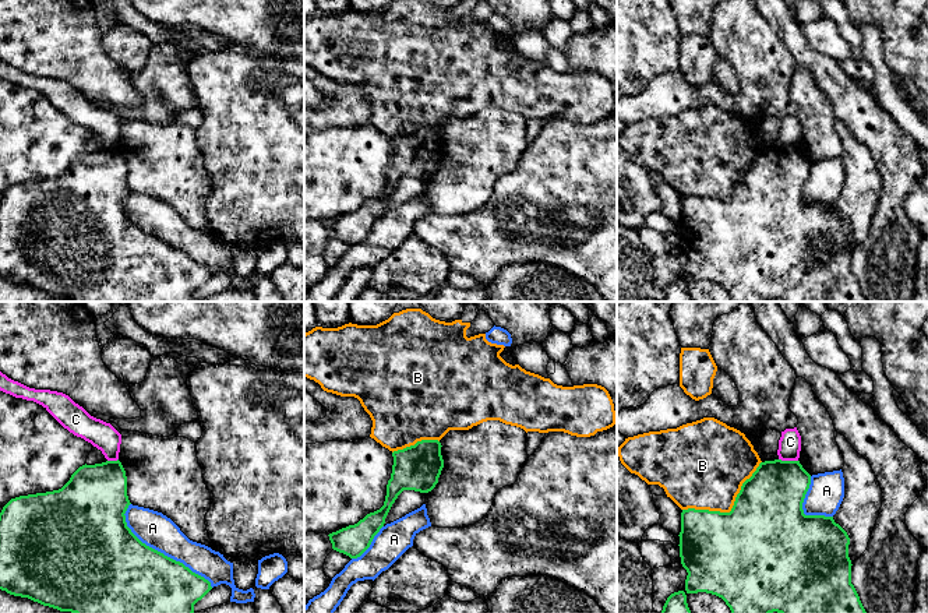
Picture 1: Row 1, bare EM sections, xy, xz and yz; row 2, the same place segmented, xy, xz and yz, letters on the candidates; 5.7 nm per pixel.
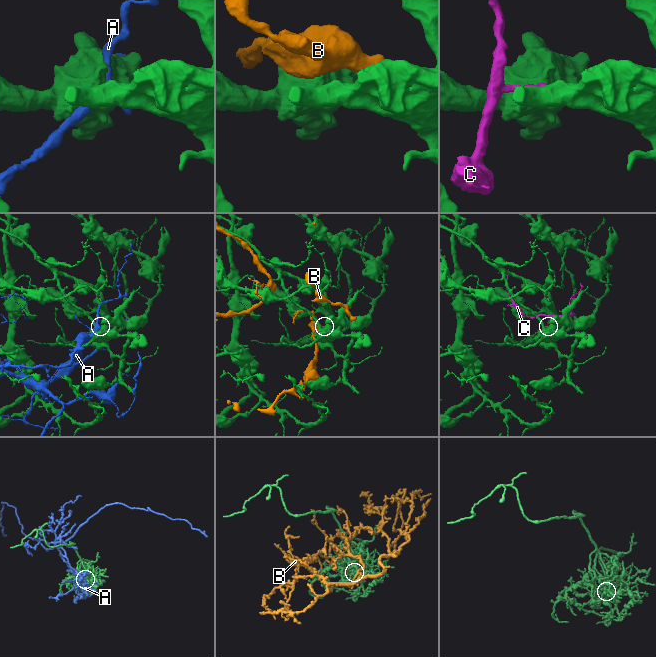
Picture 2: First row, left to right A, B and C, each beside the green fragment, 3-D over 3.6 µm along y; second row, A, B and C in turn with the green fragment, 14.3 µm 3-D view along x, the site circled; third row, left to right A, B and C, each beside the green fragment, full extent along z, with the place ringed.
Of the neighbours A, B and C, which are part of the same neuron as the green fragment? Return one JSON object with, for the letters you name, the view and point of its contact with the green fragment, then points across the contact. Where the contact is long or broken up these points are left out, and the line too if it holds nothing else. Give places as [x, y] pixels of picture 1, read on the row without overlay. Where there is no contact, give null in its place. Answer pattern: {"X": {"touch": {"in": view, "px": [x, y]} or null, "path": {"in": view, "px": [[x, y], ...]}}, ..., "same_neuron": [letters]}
{"same_neuron": []}

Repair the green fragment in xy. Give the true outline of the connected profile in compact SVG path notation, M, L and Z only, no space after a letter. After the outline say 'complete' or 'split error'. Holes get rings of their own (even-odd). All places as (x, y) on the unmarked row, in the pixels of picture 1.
M119 147L80 154L71 162L70 168L59 177L11 186L0 200L0 276L10 282L28 285L43 293L75 302L193 302L194 292L212 276L211 269L193 260L183 250L142 230L126 209L124 201L130 191L127 183L127 163Z; complete

